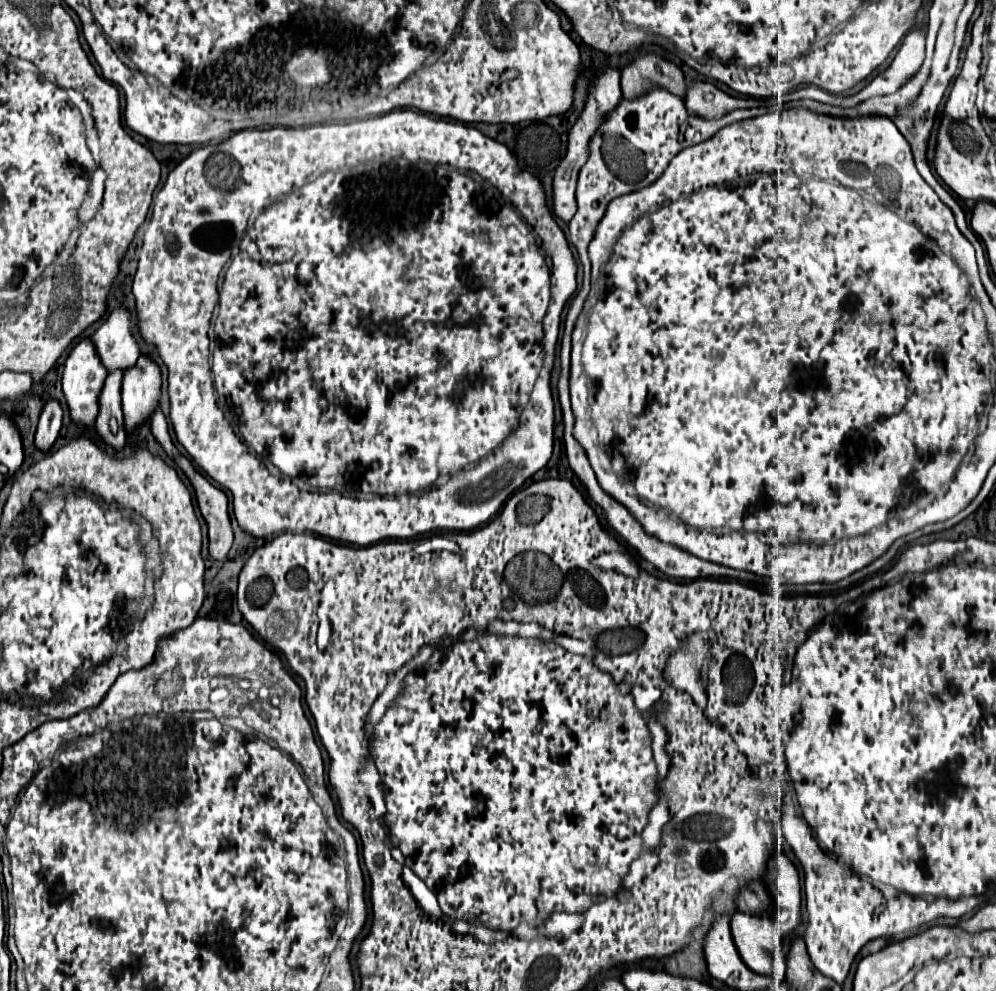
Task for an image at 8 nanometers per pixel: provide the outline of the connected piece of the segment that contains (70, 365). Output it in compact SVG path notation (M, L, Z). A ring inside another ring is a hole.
M85 338L71 350L71 354L63 366L63 394L65 394L69 412L71 412L71 420L75 424L83 424L85 428L95 426L95 418L99 414L99 394L103 390L105 378L107 378L107 372L105 372L105 368L101 368L101 360L99 360L91 340Z

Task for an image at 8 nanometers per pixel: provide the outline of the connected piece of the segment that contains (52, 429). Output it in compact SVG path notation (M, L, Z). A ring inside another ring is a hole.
M49 400L39 416L39 426L37 426L37 434L35 434L35 446L41 452L49 452L51 446L55 444L59 430L61 430L61 418L63 418L63 410L59 406L57 400Z

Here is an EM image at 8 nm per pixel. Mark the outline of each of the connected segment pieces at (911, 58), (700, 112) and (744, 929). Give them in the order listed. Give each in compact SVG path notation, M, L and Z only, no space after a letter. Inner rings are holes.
M915 28L915 30L903 40L903 44L901 44L901 48L899 48L899 52L897 52L893 64L891 64L885 72L877 74L877 76L873 78L873 82L871 82L869 86L865 86L857 96L849 96L849 98L827 98L827 92L821 90L821 88L799 88L799 90L793 92L793 98L795 98L795 100L799 100L799 98L811 98L811 100L817 100L817 102L823 102L823 104L831 104L831 106L853 108L853 106L857 106L859 102L863 102L863 100L867 100L867 98L887 96L887 94L897 92L903 84L907 84L907 82L917 74L917 70L921 68L923 60L925 60L925 34L923 34L923 28Z
M687 82L685 106L693 116L713 120L743 108L743 98L733 98L707 82Z
M737 912L731 920L731 934L741 960L757 974L771 974L771 958L781 940L775 920L771 916L745 916Z

